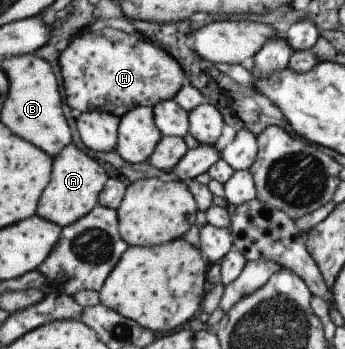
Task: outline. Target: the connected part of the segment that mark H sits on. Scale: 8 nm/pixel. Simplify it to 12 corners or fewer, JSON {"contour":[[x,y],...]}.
{"contour":[[107,25],[58,56],[74,114],[120,118],[185,83],[166,51]]}

